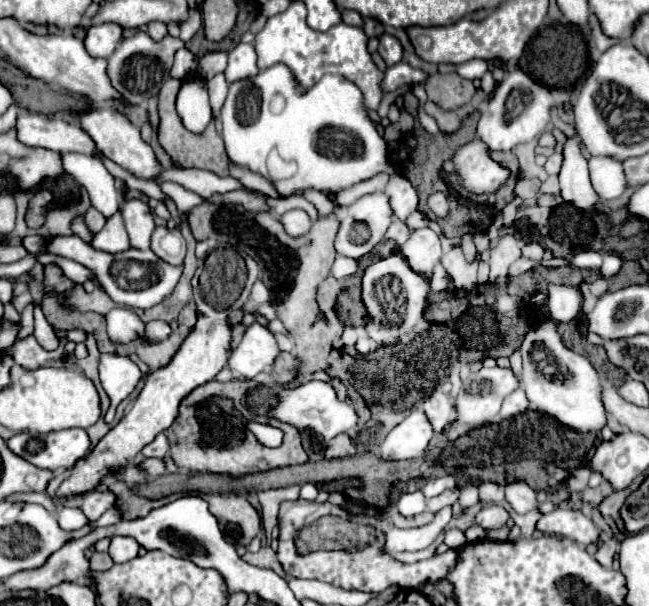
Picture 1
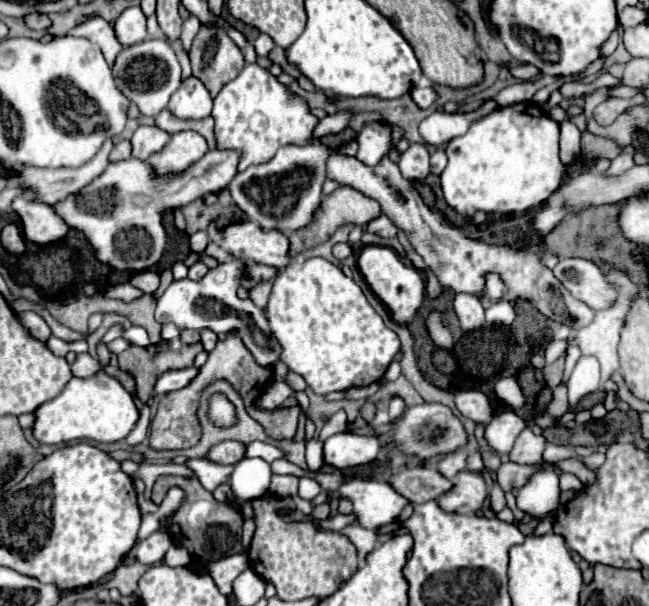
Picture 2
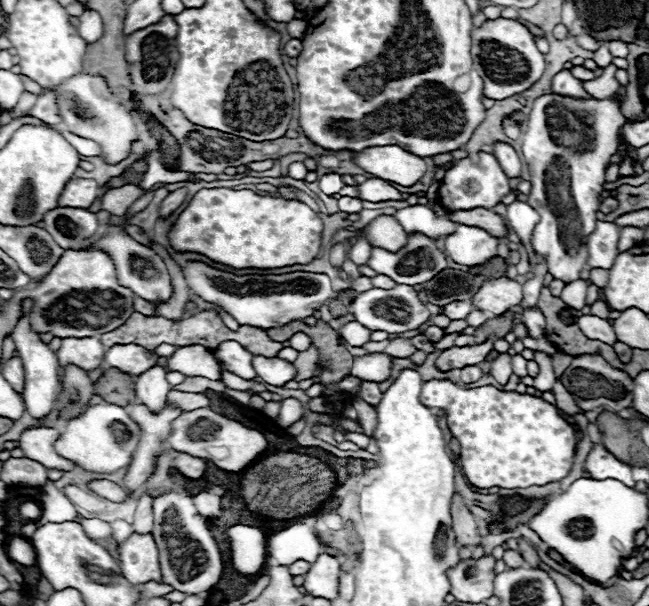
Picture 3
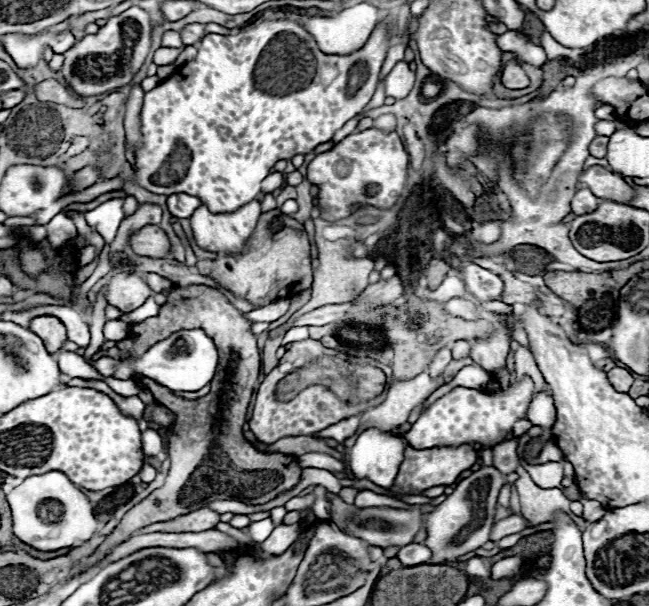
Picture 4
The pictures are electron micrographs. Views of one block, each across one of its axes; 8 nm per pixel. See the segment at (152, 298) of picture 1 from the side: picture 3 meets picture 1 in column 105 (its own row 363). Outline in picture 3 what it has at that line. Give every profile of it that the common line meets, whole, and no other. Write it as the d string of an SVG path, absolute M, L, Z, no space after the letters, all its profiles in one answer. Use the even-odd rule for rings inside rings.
M254 356L254 358L252 358L252 366L254 366L256 374L258 374L264 382L268 382L268 384L272 384L272 386L282 386L284 382L292 380L294 374L296 374L294 366L292 366L290 362L280 360L280 358Z

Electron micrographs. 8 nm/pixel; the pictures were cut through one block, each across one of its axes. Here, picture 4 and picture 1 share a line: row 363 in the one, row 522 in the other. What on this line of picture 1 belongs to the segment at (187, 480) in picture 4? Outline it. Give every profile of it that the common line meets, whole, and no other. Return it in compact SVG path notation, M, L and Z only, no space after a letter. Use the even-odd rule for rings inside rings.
M206 494L210 512L218 518L220 530L230 544L248 544L260 532L260 516L252 504L238 494Z

